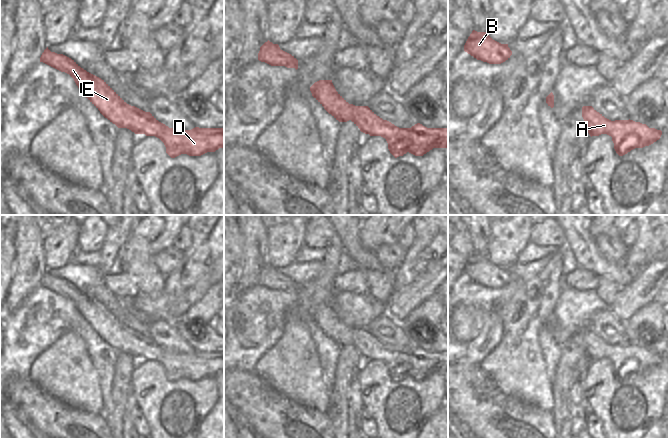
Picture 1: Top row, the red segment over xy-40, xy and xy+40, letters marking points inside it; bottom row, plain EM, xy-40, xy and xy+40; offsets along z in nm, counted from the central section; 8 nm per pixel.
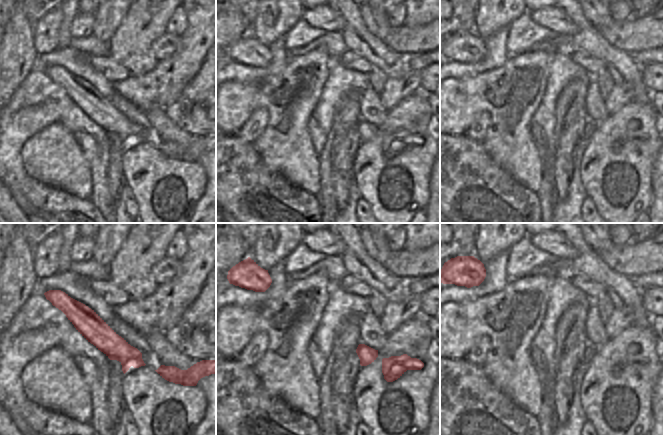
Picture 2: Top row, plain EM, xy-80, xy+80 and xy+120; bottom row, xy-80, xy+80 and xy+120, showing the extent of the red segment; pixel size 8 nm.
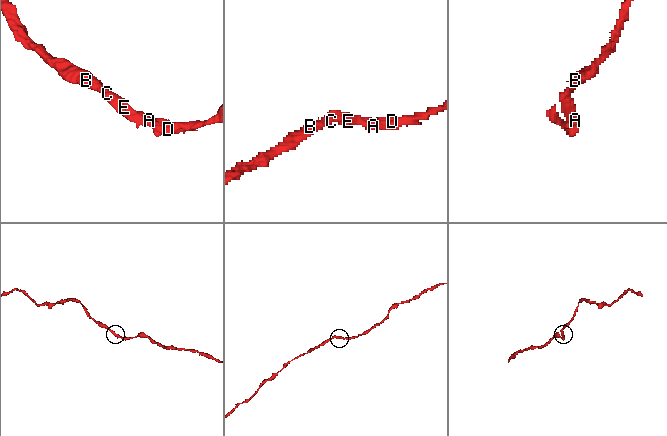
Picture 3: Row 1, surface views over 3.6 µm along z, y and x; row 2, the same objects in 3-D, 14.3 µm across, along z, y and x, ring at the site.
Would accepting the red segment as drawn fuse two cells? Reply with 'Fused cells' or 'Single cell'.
Single cell.

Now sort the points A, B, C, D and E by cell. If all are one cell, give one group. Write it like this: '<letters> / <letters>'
A B C D E

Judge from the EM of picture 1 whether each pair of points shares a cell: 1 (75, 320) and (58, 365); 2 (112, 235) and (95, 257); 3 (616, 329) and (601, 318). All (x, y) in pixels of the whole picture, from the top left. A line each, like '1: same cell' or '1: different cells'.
1: different cells
2: different cells
3: same cell

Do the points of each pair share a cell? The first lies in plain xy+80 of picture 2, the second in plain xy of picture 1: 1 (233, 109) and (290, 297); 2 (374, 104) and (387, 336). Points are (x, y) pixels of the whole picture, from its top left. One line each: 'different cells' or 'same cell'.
1: different cells
2: same cell

